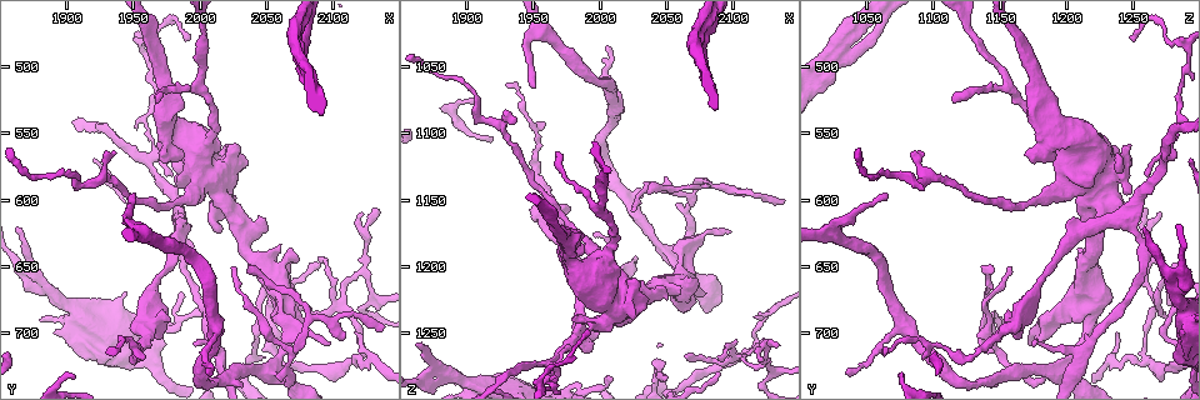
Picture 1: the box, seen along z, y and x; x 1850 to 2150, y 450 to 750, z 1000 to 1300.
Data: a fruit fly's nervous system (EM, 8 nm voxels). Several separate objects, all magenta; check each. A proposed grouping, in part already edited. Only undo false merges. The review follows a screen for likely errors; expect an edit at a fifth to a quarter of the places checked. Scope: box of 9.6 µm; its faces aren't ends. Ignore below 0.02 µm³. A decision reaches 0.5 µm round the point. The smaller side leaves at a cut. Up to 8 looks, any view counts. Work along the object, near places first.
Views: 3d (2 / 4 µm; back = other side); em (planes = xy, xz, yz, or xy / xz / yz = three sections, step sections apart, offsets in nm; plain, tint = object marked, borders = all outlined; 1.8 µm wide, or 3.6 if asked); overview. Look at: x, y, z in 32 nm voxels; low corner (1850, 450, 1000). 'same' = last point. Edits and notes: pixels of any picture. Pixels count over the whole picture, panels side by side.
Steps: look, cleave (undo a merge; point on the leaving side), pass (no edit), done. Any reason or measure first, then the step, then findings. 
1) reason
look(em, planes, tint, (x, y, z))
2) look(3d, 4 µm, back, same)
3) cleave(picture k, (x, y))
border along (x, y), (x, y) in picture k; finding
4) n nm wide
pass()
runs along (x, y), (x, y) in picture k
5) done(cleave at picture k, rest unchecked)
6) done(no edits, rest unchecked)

a fork
look(3d, 4 µm, (1962, 572, 1272))

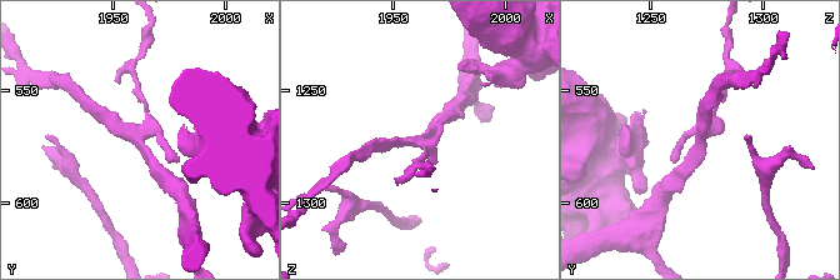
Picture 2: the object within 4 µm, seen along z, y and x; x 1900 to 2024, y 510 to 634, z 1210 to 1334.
look(em, 3.6 µm, planes, plain, (1962, 571, 1273))

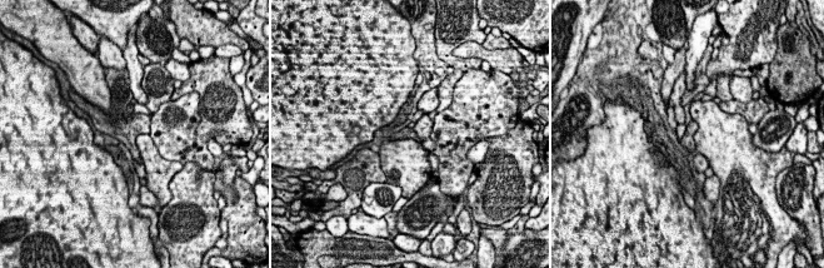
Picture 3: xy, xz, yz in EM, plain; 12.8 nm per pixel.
look(em, 3.6 µm, planes, tint, same)

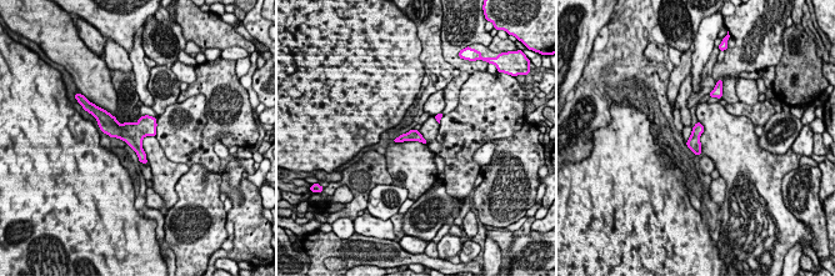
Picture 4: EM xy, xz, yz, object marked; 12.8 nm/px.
3 arms
pass()
one neuron here

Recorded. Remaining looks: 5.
abrupt turn
look(em, planes, tint, (2116, 656, 1274))

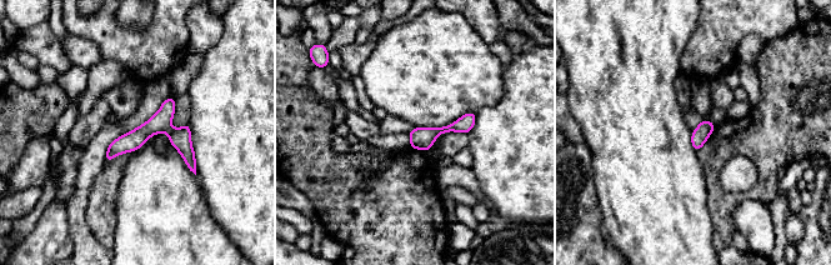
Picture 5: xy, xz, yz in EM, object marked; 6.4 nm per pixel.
100 nm wide
cleave(picture 5, (464, 124))
border along (449, 125), (451, 130) in picture 5; two neurons meet here

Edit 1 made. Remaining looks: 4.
see it whole again
look(overview)

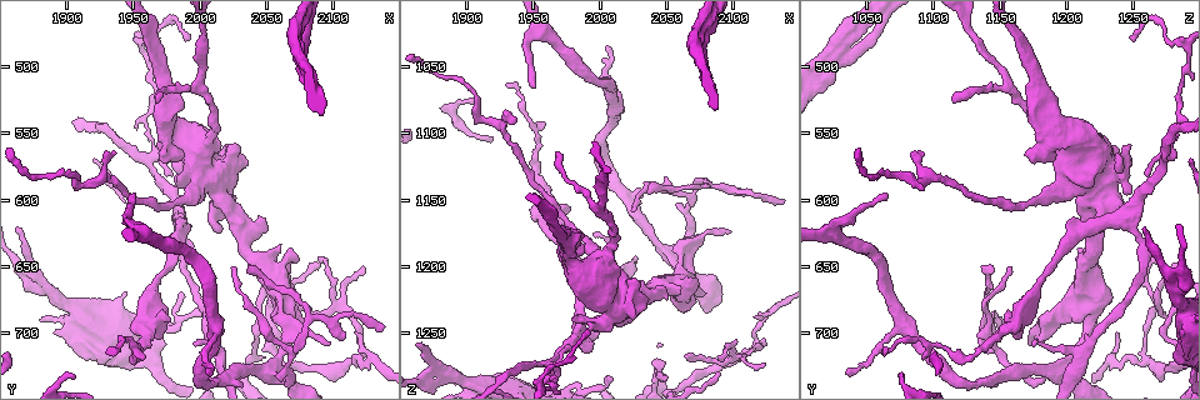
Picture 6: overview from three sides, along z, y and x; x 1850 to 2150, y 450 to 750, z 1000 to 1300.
narrows sharply
look(em, planes, plain, (1986, 612, 1246))

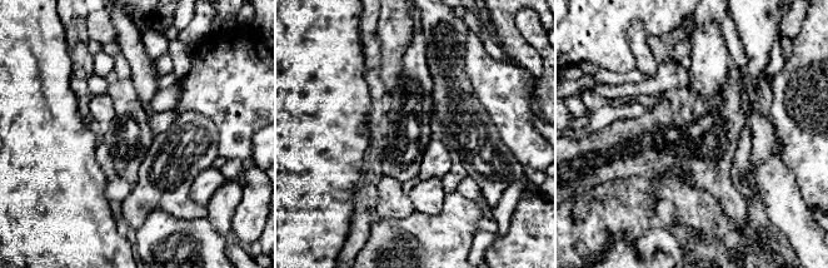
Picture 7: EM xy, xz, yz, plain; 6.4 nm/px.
what lies round it
look(em, planes, borders, same)

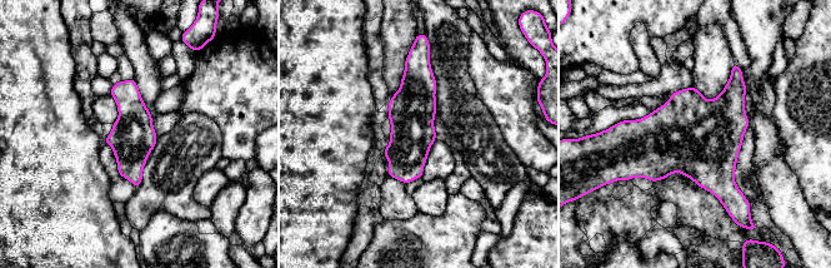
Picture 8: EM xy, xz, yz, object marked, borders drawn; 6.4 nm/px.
pass()
runs along (413, 56), (405, 179) in picture 8; all the same neuron

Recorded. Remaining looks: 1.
sharp bend
look(em, planes, tint, (1952, 720, 1126))

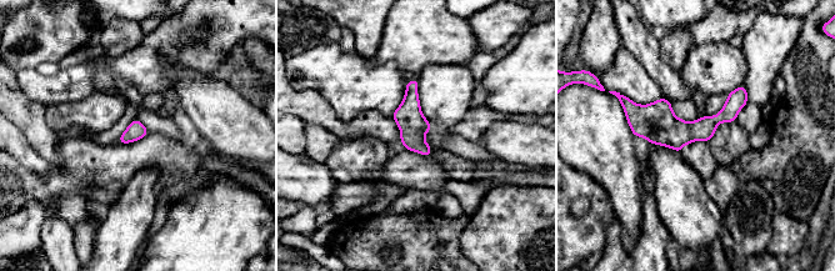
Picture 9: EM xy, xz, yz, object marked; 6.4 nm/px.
110 nm wide
pass()
runs along (744, 95), (703, 129), (628, 108) in picture 9; one neuron here

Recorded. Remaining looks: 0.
done(cleave at picture 5, rest unchecked)

